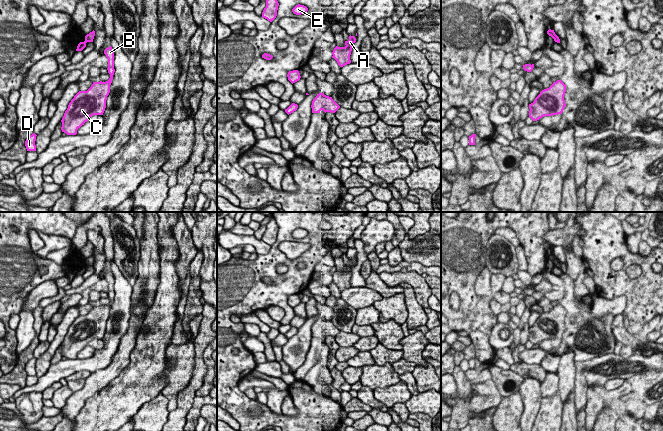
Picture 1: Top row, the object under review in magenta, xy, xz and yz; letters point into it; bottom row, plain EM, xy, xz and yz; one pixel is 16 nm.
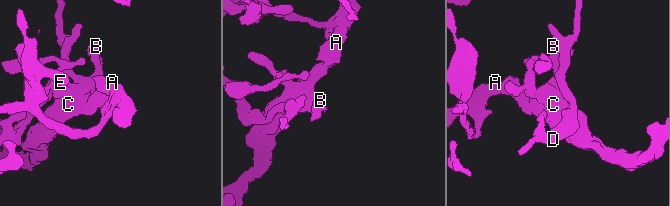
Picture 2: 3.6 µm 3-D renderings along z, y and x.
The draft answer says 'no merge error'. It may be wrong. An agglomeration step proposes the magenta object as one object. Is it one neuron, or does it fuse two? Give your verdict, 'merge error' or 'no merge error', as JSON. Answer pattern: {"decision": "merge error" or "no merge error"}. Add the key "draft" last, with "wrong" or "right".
{"decision": "no merge error", "draft": "right"}

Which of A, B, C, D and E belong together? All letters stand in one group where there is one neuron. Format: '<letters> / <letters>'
A B C D E

